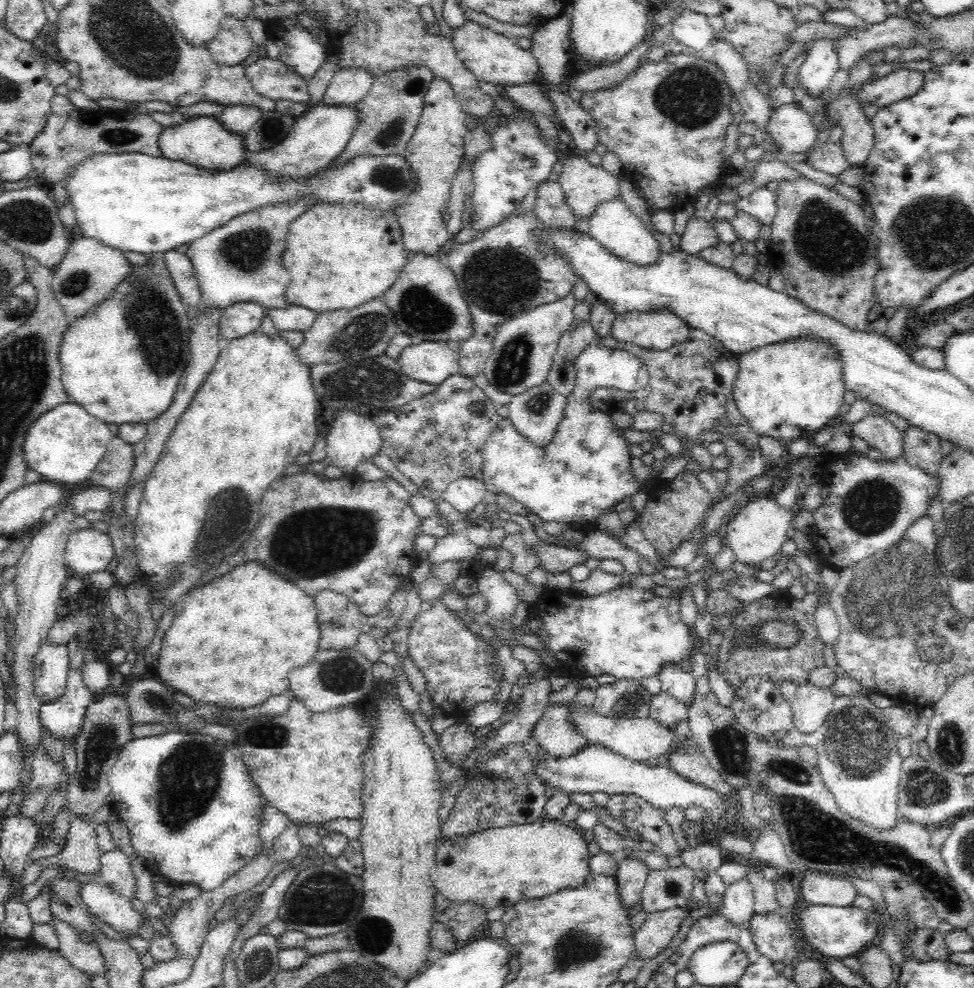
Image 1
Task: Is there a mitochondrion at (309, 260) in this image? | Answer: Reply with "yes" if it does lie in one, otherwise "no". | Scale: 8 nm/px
no

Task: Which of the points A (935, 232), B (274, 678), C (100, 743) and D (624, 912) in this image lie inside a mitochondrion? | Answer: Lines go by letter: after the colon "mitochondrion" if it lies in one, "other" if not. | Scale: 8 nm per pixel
A: mitochondrion
B: other
C: mitochondrion
D: other

